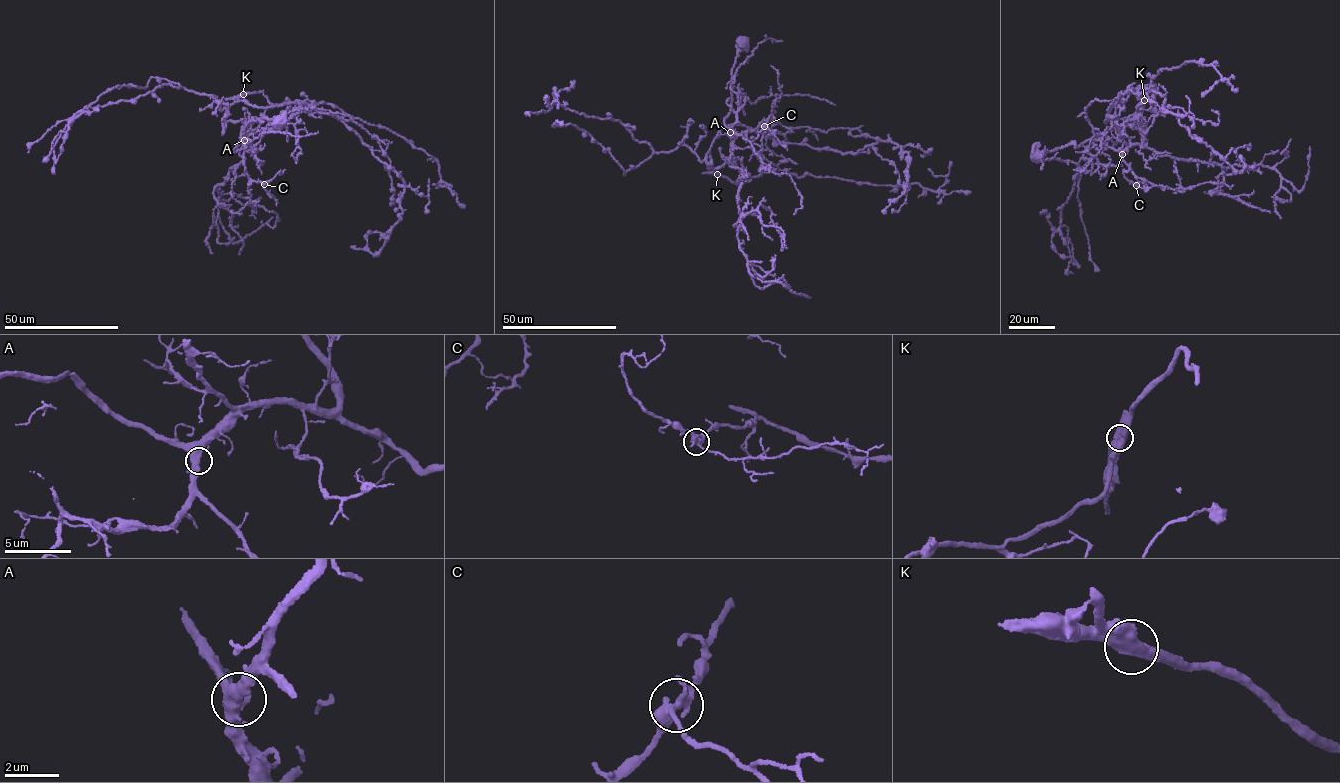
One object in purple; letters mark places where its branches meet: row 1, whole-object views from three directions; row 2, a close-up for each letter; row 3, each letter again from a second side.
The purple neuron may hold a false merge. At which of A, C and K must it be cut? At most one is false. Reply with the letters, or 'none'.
K

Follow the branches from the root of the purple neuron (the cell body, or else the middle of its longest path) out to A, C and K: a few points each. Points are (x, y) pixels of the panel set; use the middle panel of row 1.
A: (744, 42), (732, 69), (731, 111), (724, 122), (730, 132)
C: (744, 42), (732, 69), (731, 111), (724, 123), (729, 131), (731, 129), (750, 141), (764, 126)
K: (744, 42), (732, 69), (731, 111), (724, 122), (731, 157), (708, 168), (706, 156), (709, 152), (717, 174)

